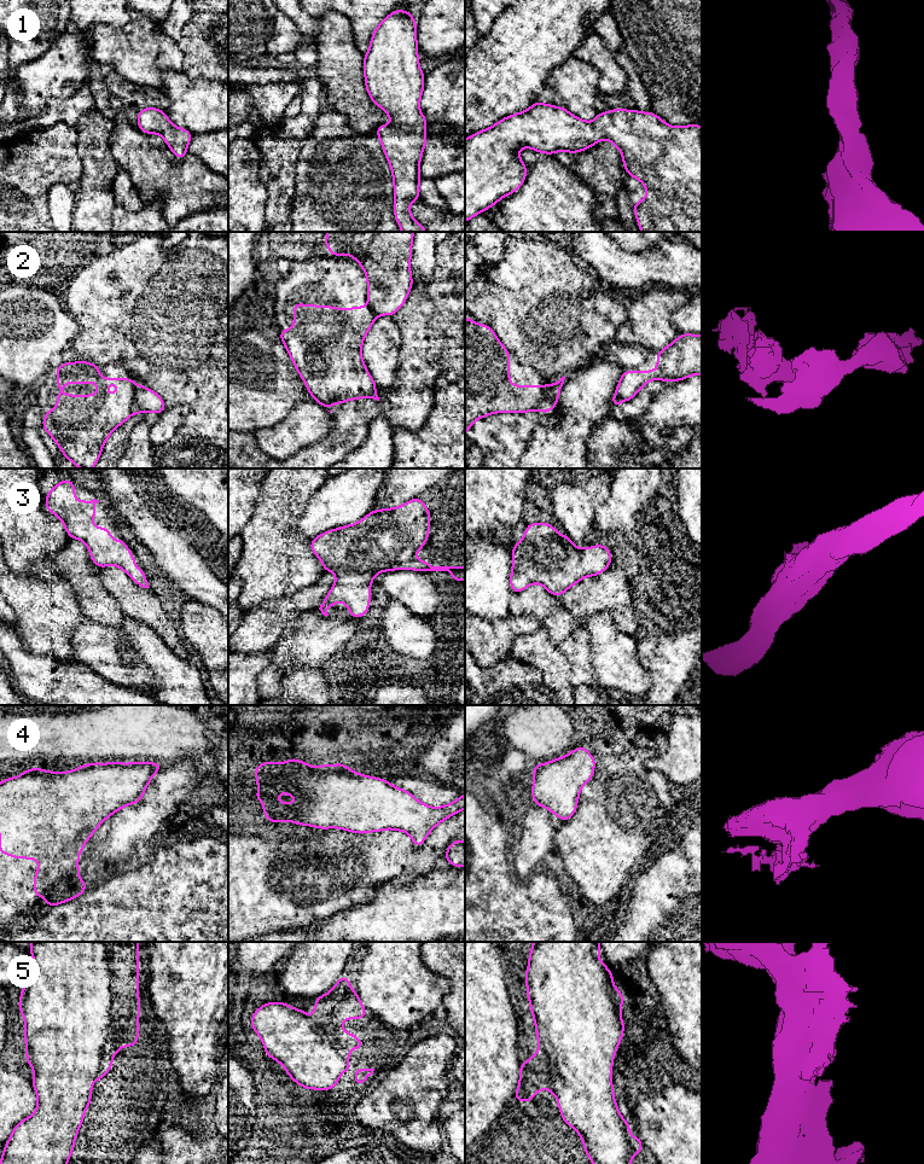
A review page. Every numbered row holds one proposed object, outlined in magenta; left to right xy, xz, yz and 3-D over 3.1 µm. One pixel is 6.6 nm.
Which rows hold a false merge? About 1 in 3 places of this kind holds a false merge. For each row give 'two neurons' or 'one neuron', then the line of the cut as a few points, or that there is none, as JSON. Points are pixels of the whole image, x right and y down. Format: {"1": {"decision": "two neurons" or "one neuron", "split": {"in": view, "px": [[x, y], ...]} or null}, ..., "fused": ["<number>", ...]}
{"1": {"decision": "one neuron", "split": null}, "2": {"decision": "two neurons", "split": {"in": "xy", "px": [[135, 385], [134, 411]]}}, "3": {"decision": "one neuron", "split": null}, "4": {"decision": "one neuron", "split": null}, "5": {"decision": "one neuron", "split": null}, "fused": ["2"]}

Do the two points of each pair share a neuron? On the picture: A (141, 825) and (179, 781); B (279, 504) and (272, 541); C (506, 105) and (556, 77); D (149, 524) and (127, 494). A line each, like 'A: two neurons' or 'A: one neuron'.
A: one neuron
B: one neuron
C: two neurons
D: one neuron

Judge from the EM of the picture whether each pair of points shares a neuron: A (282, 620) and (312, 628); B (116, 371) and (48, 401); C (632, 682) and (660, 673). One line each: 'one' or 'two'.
A: two
B: one
C: two

